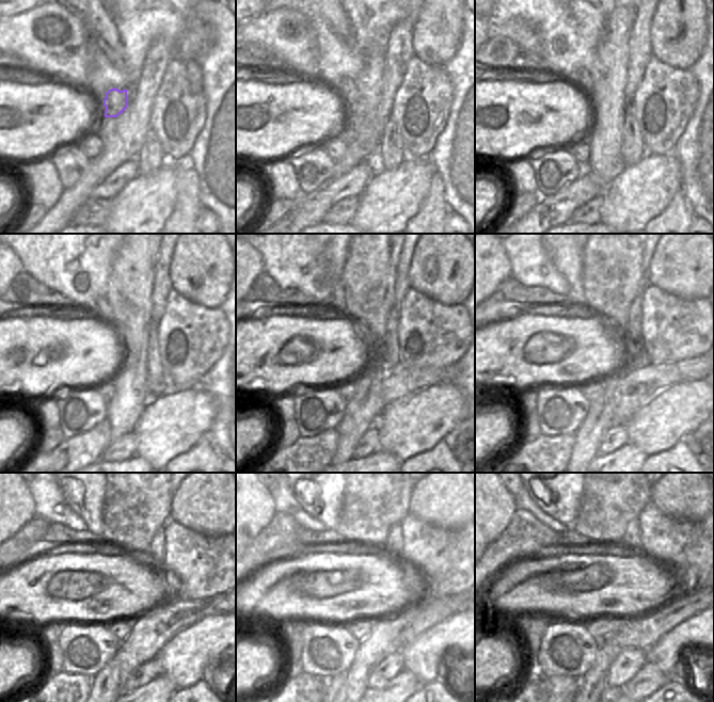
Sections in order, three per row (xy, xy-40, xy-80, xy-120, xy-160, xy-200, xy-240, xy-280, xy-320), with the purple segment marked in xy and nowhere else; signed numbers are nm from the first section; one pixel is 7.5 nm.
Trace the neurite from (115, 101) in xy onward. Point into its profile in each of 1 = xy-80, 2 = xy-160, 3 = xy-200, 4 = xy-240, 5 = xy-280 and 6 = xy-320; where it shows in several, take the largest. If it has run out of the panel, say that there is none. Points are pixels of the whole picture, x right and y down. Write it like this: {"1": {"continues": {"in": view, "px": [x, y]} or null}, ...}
{"1": {"continues": {"in": "xy-80", "px": [585, 85]}}, "2": {"continues": {"in": "xy-160", "px": [337, 294]}}, "3": {"continues": {"in": "xy-200", "px": [567, 256]}}, "4": {"continues": {"in": "xy-240", "px": [85, 494]}}, "5": {"continues": {"in": "xy-280", "px": [320, 494]}}, "6": {"continues": {"in": "xy-320", "px": [558, 494]}}}

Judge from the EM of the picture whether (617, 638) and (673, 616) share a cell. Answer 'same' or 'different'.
same

